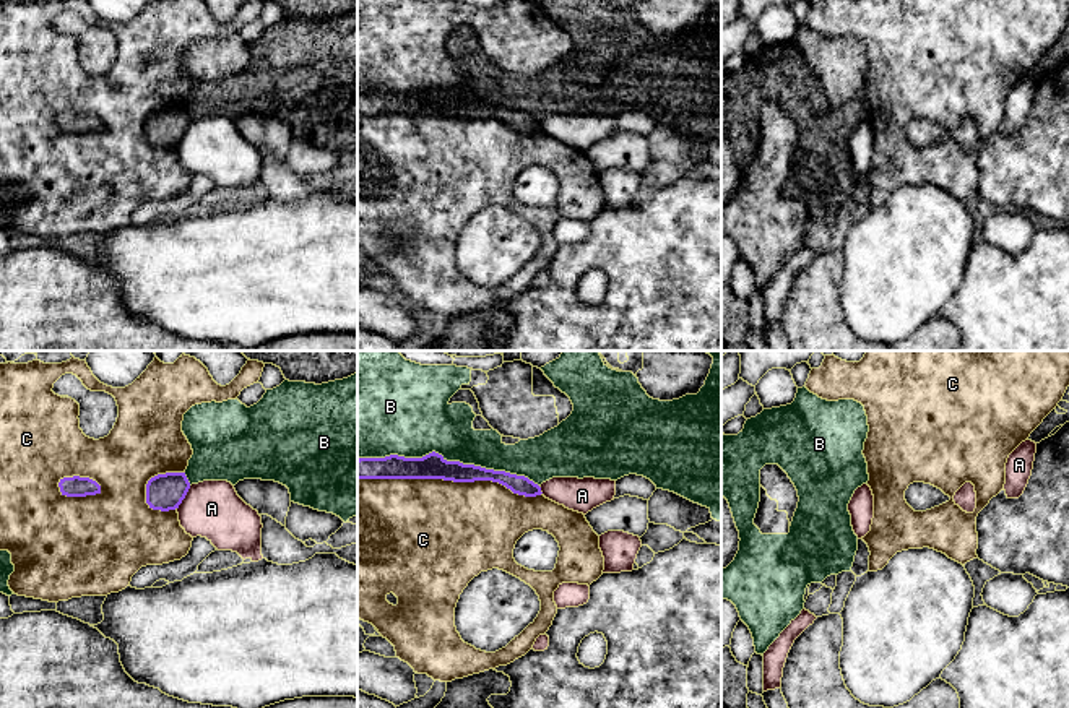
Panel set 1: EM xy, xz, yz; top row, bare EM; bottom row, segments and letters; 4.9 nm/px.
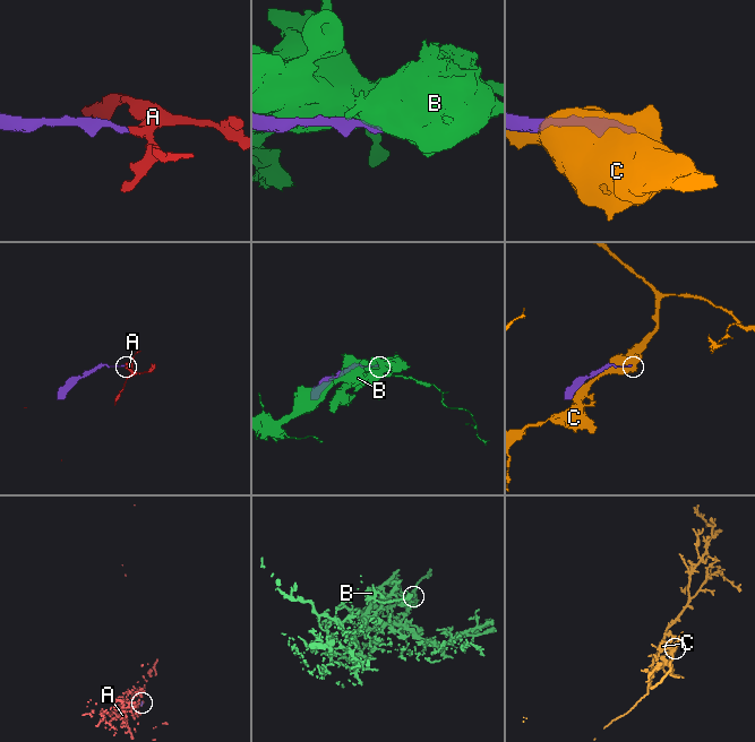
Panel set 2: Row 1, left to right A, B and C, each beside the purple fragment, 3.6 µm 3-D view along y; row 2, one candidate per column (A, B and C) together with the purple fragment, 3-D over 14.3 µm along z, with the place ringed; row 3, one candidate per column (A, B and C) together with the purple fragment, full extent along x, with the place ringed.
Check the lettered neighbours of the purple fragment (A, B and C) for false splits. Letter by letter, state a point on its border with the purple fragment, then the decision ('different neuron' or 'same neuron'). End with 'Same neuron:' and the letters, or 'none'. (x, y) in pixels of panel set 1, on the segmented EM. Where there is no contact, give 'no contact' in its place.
A: contact xy (184, 497); different neuron
B: contact xz (449, 461); different neuron
C: contact xz (450, 479); different neuron
Same neuron: none

